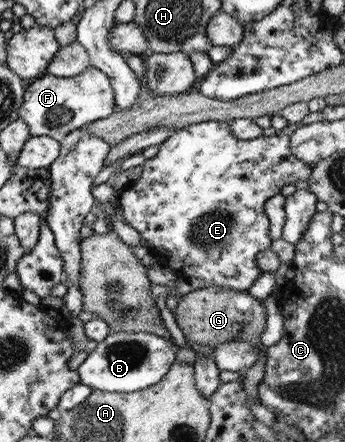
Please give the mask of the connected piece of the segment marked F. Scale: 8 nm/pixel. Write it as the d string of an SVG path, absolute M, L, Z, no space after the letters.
M89 65L74 77L61 78L44 74L26 82L18 116L31 137L47 136L60 141L74 128L86 128L92 120L106 118L113 108L112 89L107 75L101 69Z

